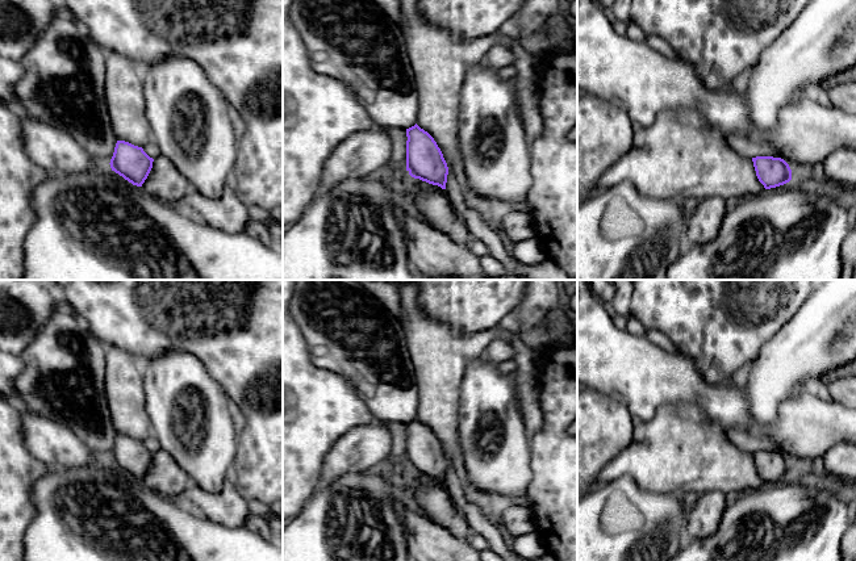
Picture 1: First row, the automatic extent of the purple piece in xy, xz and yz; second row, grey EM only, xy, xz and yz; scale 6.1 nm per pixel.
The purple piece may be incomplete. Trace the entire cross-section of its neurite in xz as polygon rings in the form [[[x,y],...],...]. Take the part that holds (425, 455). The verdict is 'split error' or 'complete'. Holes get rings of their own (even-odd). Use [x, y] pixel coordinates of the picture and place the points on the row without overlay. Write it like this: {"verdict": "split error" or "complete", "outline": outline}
{"verdict": "complete", "outline": [[[417,418],[406,423],[406,431],[409,469],[446,483],[448,461],[434,432]]]}

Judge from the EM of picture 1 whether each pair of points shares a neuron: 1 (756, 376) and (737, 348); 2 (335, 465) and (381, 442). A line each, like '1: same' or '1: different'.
1: different
2: same

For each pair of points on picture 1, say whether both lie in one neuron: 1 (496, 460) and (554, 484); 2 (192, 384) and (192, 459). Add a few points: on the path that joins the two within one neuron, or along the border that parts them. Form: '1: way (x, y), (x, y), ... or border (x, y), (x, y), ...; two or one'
1: border (530, 444), (531, 480), (525, 493); two
2: way (192, 402), (192, 440); one

